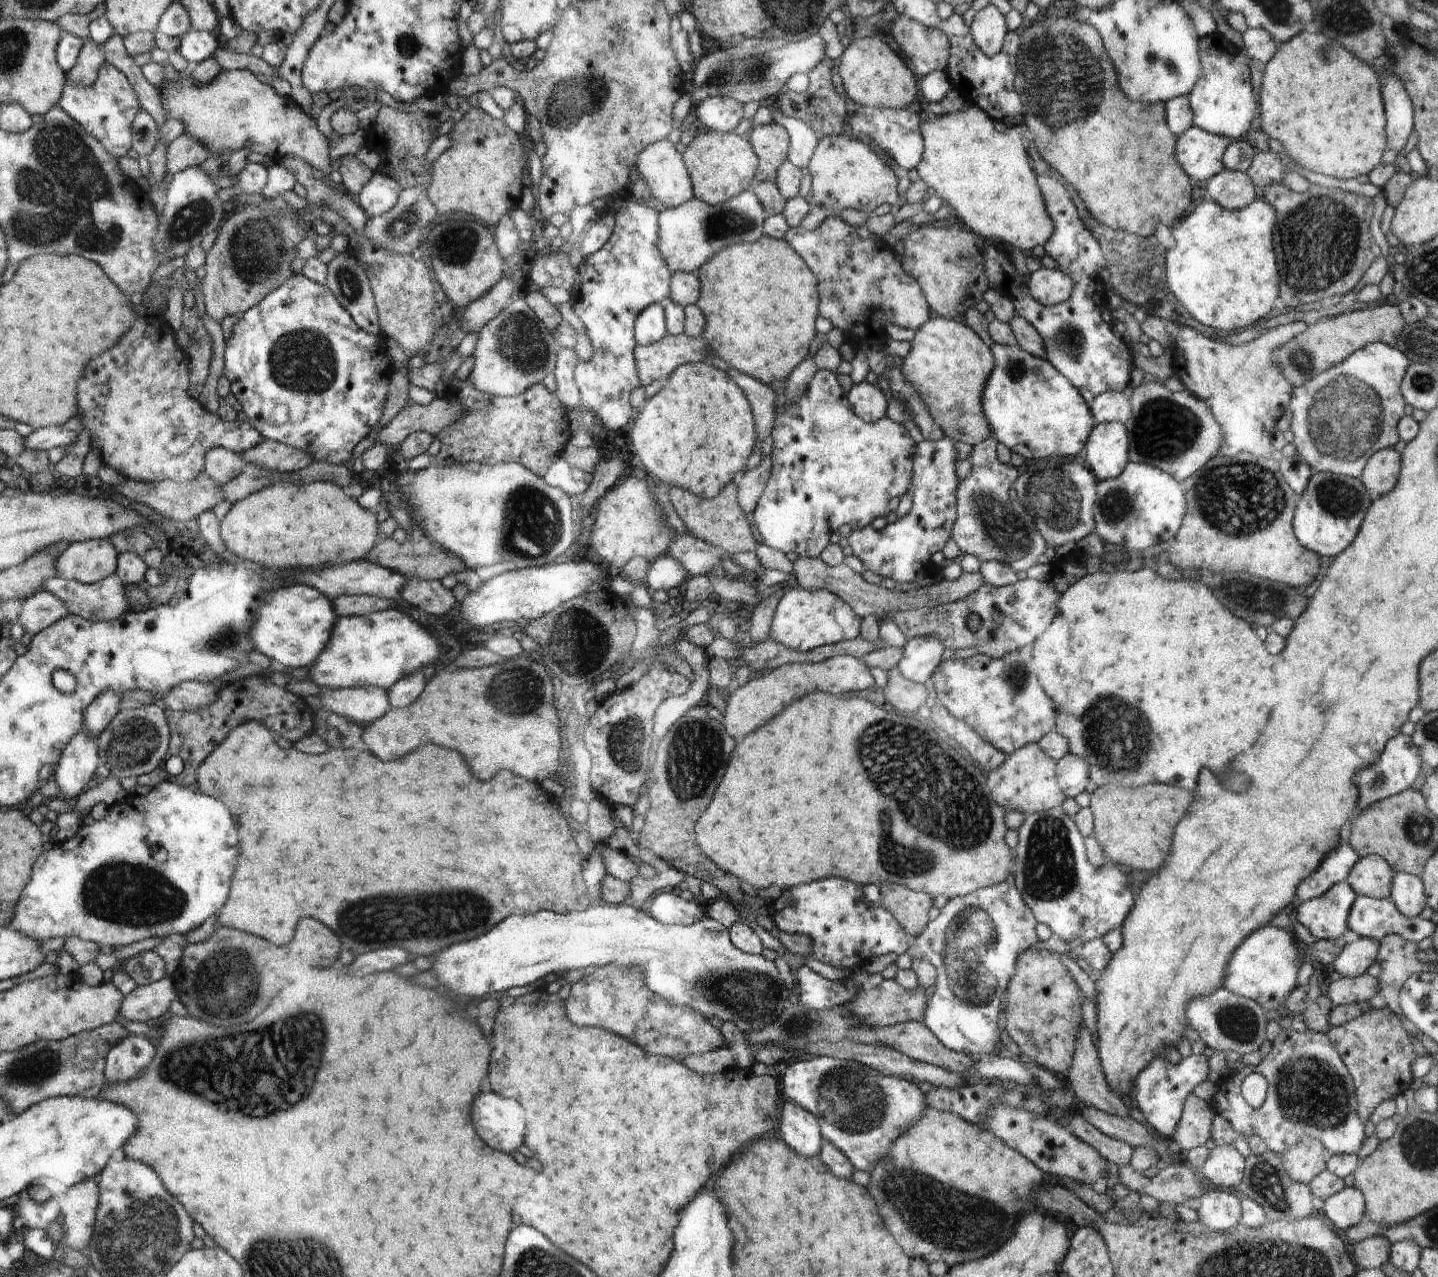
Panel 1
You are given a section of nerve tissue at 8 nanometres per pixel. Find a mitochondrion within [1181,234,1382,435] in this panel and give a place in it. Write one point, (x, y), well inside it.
(1301, 359)

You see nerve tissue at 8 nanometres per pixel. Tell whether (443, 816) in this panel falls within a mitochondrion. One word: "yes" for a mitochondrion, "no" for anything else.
no

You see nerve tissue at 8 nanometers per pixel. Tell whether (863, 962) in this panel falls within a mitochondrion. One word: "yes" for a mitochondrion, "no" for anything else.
no

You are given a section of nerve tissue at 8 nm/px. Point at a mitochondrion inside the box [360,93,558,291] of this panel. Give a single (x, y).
(456, 244)

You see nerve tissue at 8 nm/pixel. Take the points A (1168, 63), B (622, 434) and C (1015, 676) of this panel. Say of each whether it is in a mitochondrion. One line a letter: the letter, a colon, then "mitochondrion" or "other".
A: mitochondrion
B: other
C: mitochondrion

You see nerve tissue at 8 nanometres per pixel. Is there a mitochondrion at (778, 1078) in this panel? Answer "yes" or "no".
no

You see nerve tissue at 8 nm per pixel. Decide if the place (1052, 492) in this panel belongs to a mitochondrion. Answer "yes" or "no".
yes

